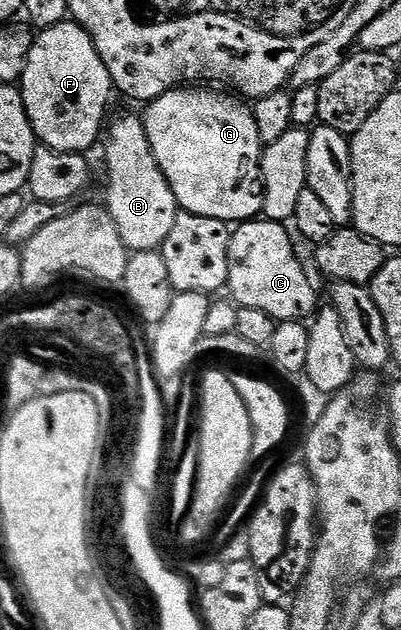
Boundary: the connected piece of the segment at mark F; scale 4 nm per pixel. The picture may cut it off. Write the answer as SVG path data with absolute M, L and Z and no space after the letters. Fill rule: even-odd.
M64 22L52 28L44 28L36 35L33 50L29 50L29 62L25 66L21 91L27 117L40 145L62 152L86 153L87 148L94 146L99 131L100 136L104 131L103 115L107 112L113 85L109 70L105 70L105 62L101 62L101 54L97 54L93 46L91 35L80 24Z

